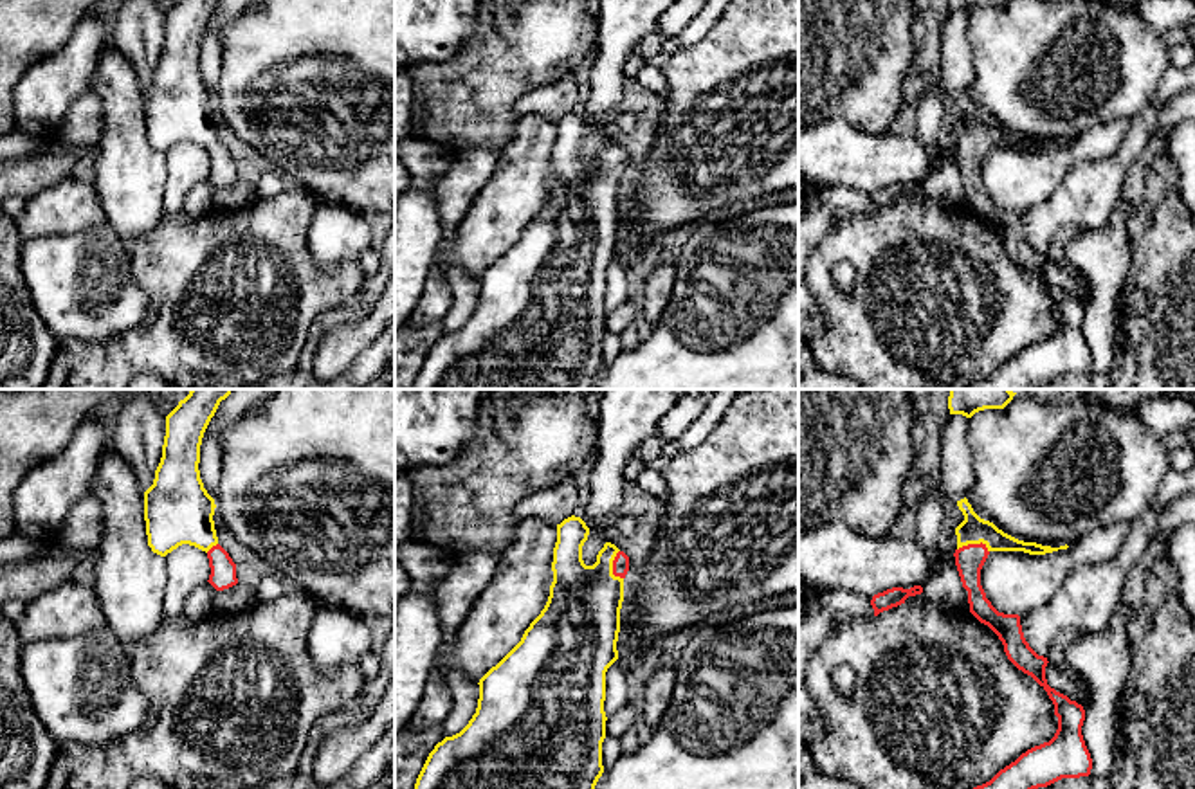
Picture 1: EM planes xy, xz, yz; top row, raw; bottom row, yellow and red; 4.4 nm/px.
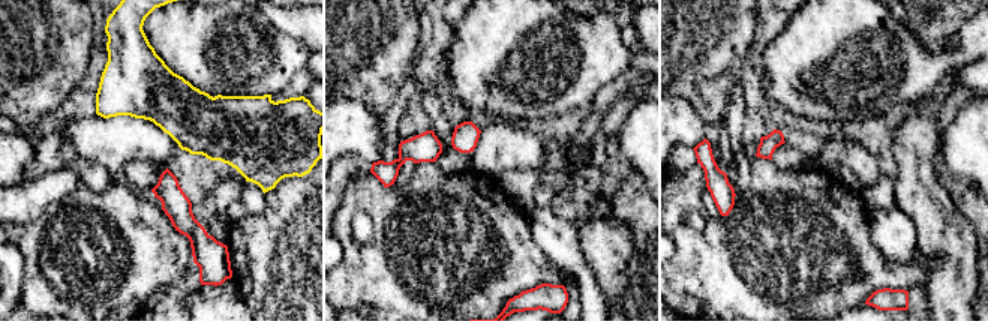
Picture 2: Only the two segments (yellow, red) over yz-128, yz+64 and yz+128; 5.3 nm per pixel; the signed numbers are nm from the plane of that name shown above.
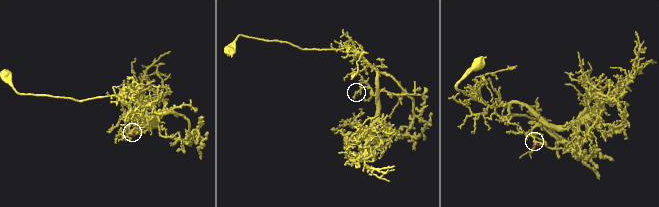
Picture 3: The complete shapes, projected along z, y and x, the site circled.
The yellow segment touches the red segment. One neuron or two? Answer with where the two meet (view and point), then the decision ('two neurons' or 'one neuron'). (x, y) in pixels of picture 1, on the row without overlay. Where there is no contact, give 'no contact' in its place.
contact yz (972, 139); one neuron

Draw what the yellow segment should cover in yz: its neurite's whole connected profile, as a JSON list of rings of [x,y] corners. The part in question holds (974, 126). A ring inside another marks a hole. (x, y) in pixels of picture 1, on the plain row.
[[[966,94],[957,97],[957,103],[964,117],[955,124],[957,146],[953,153],[962,184],[968,187],[970,209],[999,232],[1008,256],[1047,288],[1058,313],[1058,326],[1049,339],[1027,346],[990,378],[970,389],[1031,389],[1062,375],[1089,373],[1092,355],[1081,331],[1083,303],[1047,281],[1045,263],[1049,258],[1026,238],[1020,213],[999,209],[981,182],[981,166],[991,148],[1045,151],[1069,142],[1051,144],[1018,137],[993,119],[981,115]]]

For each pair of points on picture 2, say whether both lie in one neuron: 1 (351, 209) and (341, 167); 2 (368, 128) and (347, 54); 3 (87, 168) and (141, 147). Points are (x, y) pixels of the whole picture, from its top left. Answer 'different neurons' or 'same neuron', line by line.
1: different neurons
2: different neurons
3: different neurons

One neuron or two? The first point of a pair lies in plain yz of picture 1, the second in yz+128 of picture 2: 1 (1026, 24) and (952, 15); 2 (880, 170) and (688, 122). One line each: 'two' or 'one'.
1: two
2: one

